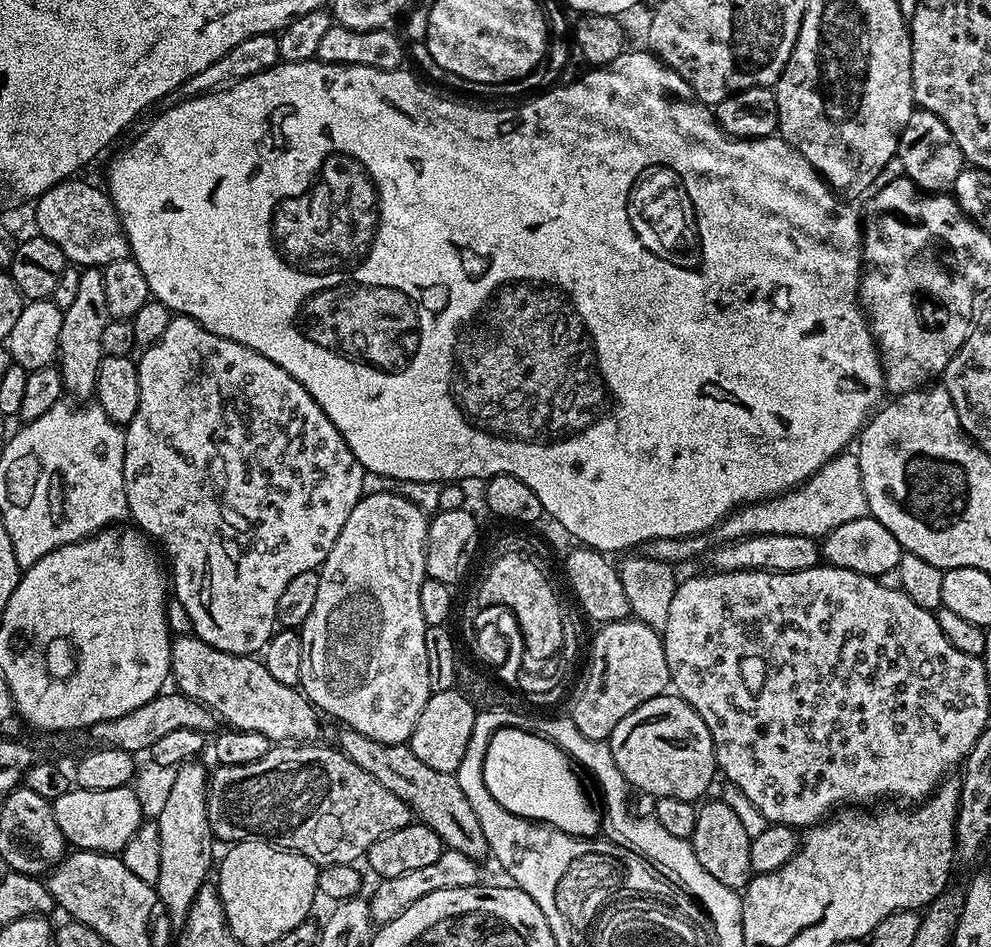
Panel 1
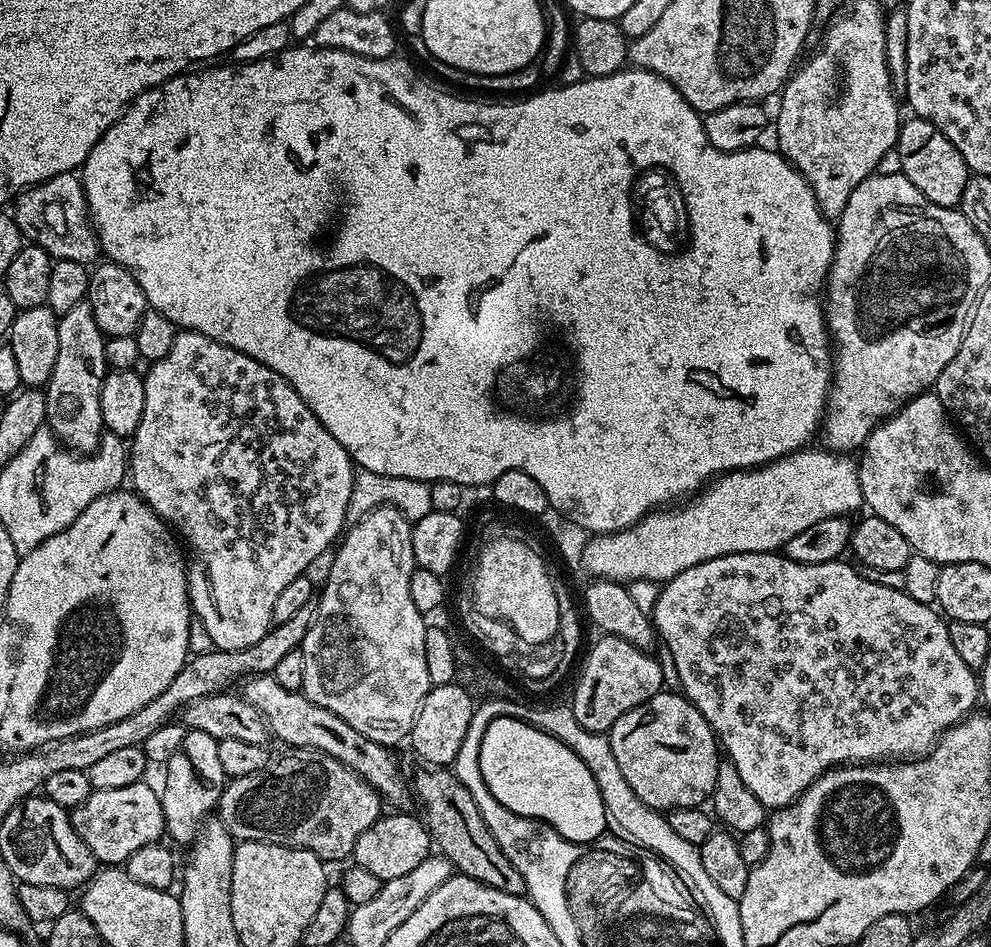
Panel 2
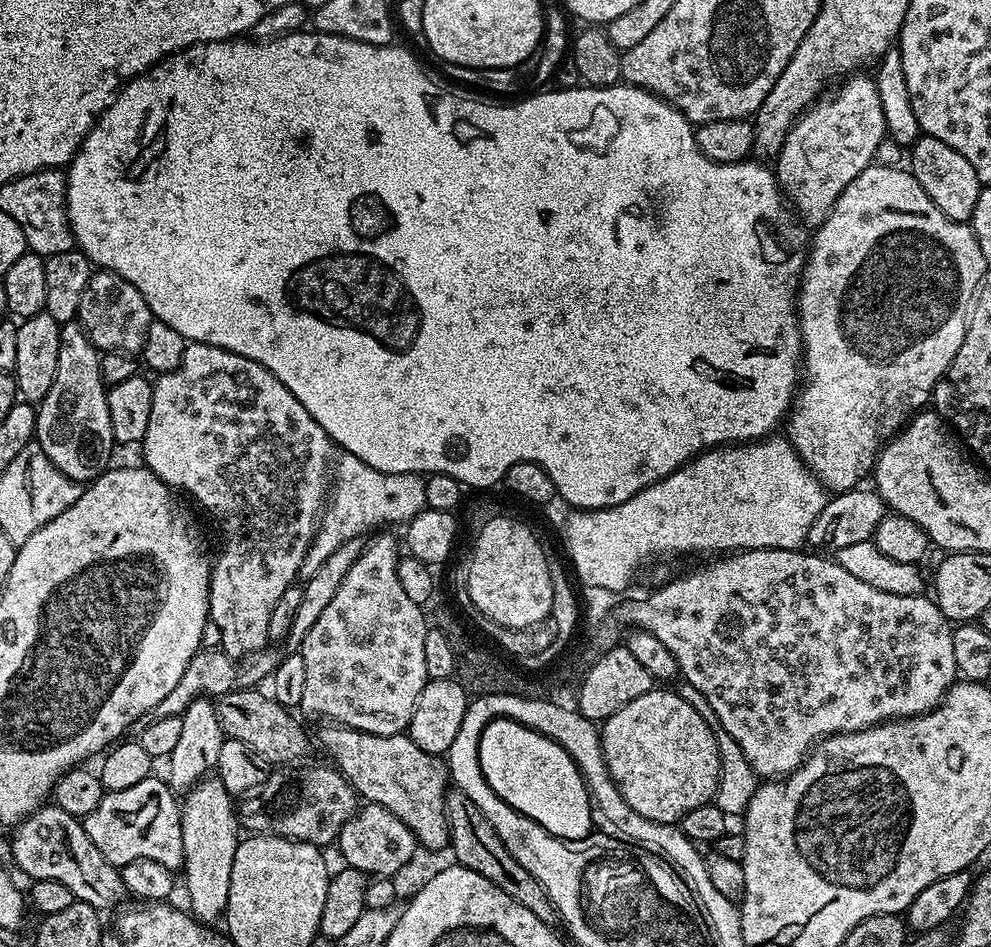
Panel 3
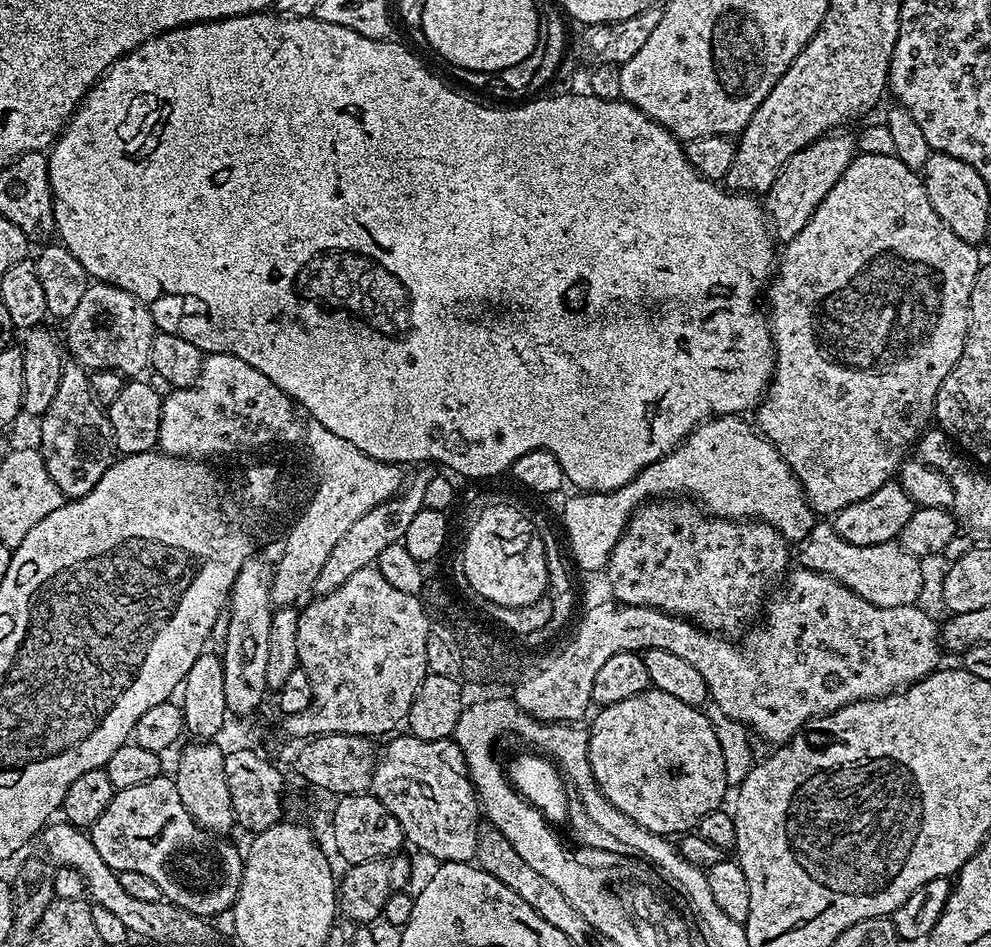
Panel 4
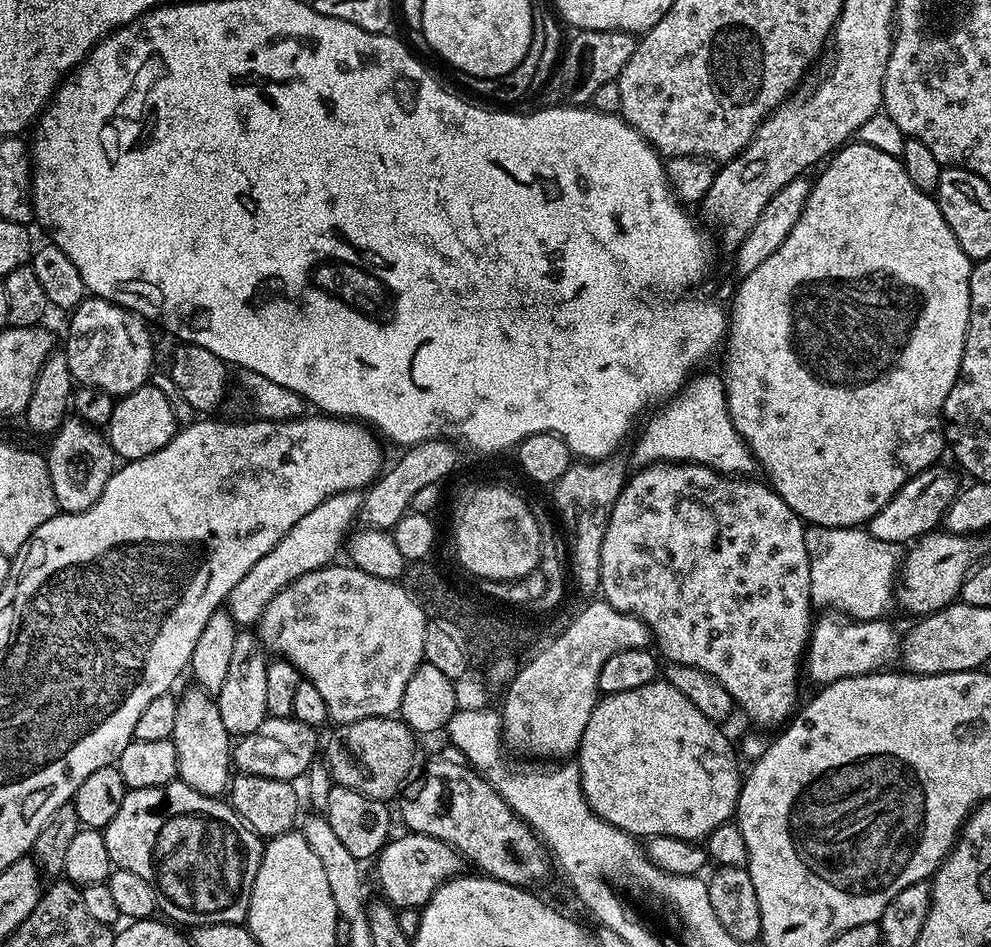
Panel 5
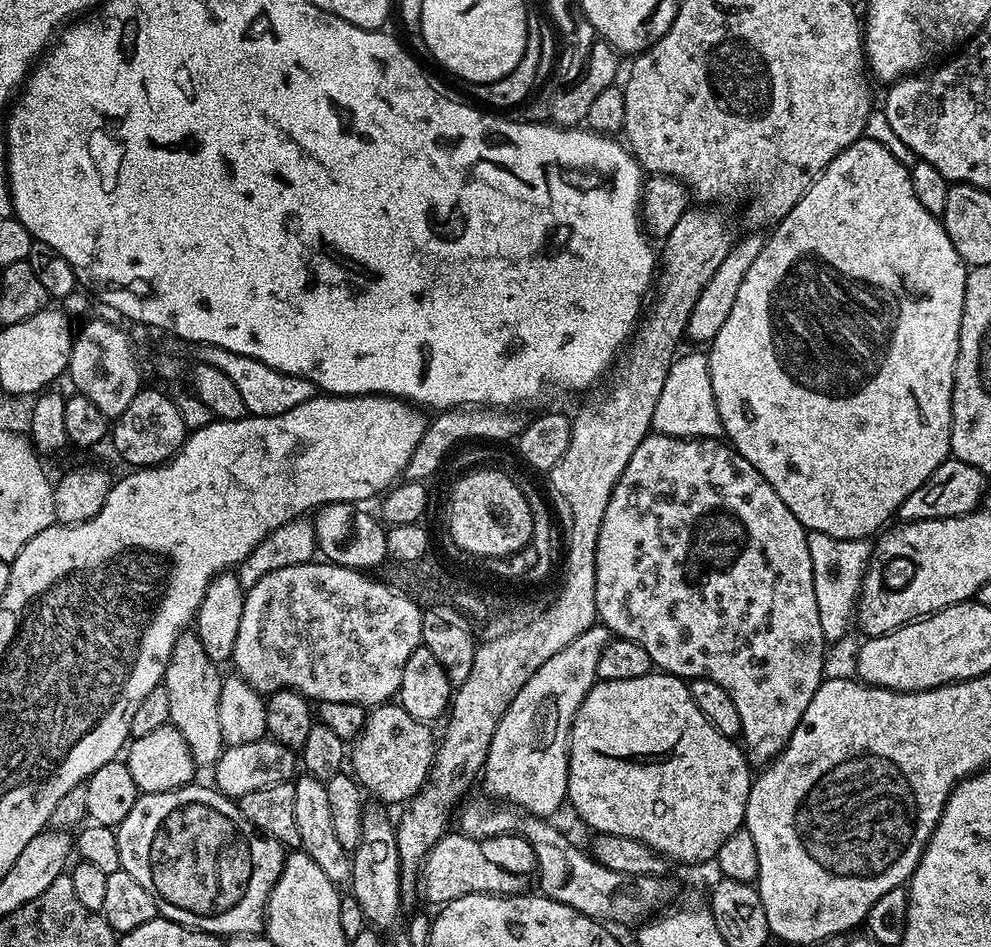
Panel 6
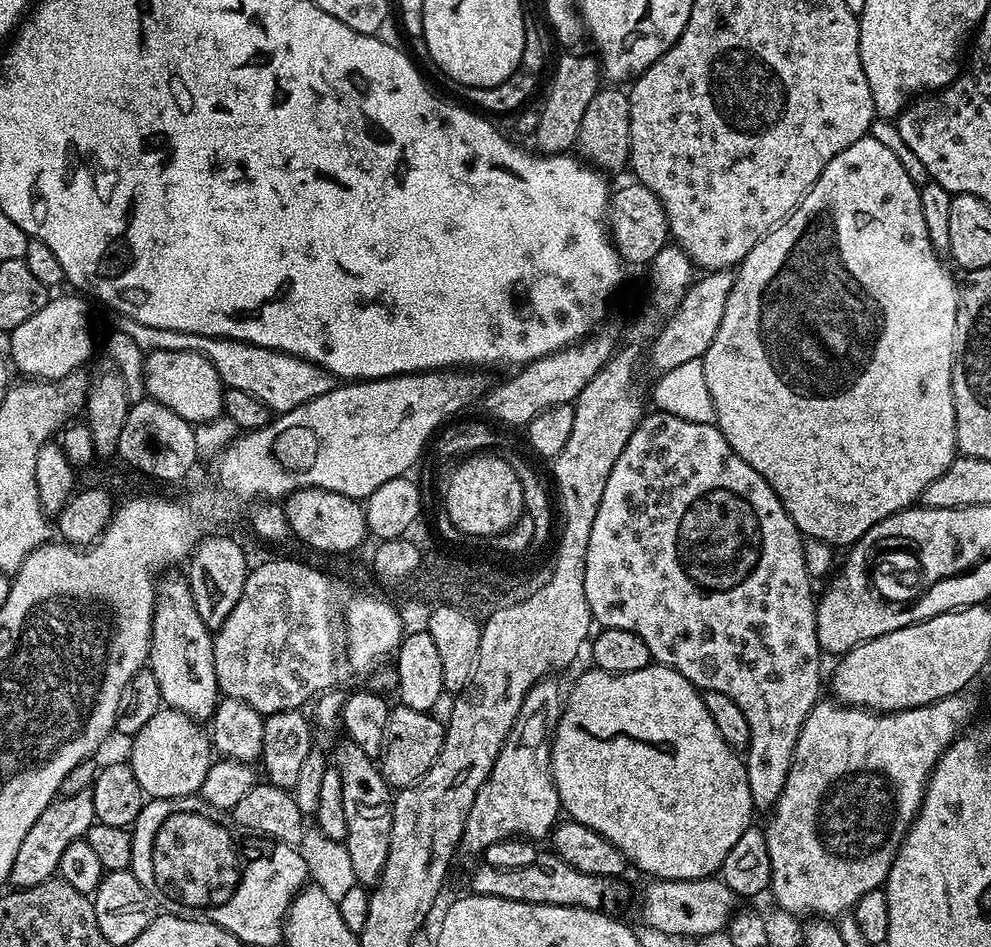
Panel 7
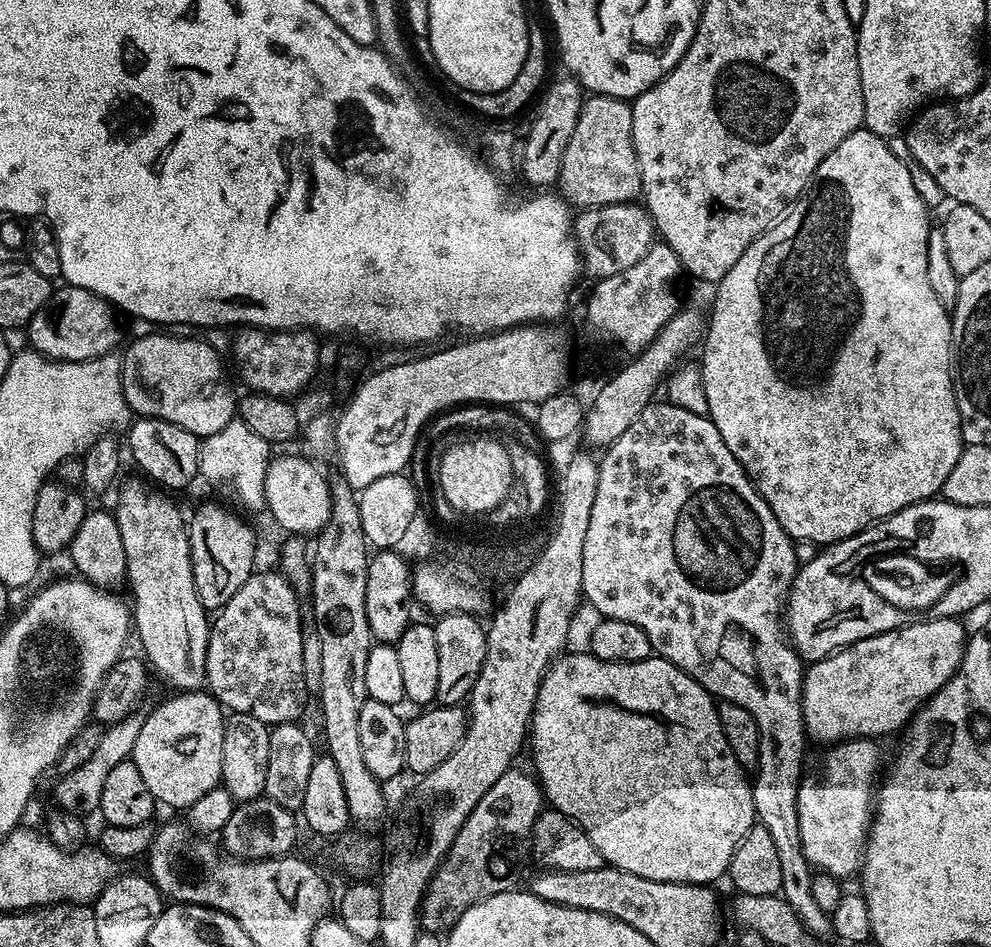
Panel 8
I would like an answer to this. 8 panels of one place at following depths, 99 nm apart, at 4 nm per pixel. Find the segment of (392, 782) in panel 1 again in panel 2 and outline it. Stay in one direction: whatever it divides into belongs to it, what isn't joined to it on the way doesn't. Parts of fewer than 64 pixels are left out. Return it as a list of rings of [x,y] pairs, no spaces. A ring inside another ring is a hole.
[[[421,768],[412,778],[414,800],[420,803],[424,825],[432,835],[432,843],[439,855],[445,856],[459,875],[469,876],[494,890],[502,890],[502,894],[524,896],[526,882],[518,870],[514,870],[514,862],[502,854],[502,846],[490,834],[490,826],[482,818],[482,810],[478,810],[478,802],[474,802],[474,794],[466,788],[460,779],[448,768]]]

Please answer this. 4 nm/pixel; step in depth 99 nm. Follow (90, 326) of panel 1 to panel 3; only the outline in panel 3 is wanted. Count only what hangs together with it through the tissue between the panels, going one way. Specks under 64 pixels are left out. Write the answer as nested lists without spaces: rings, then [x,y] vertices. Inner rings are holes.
[[[79,322],[62,324],[58,342],[58,370],[54,370],[54,383],[50,386],[46,398],[42,398],[36,408],[35,443],[46,454],[46,458],[50,458],[50,462],[58,466],[62,474],[66,474],[66,478],[81,486],[97,480],[113,463],[114,441],[110,430],[108,388],[100,373],[100,357],[101,353],[90,342]]]

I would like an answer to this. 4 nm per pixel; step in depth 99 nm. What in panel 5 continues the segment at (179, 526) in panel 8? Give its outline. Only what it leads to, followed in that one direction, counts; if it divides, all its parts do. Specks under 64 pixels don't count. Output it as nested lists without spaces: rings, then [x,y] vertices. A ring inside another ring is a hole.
[[[199,686],[191,687],[184,693],[179,693],[176,701],[178,714],[174,721],[174,734],[171,742],[178,754],[178,776],[186,786],[207,796],[220,798],[230,788],[228,768],[233,767],[233,745],[230,743],[226,725],[222,723],[222,714],[218,714],[218,706],[213,693]]]

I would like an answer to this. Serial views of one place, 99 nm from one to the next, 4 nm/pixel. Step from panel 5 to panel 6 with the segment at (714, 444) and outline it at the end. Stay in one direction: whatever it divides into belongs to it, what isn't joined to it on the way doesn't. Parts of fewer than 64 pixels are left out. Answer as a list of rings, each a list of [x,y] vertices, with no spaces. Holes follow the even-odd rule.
[[[703,351],[688,352],[685,356],[683,353],[673,360],[670,374],[666,374],[666,382],[662,386],[662,394],[658,394],[658,406],[654,406],[652,432],[662,436],[677,436],[683,440],[714,440],[721,435],[720,415],[708,373],[708,357]]]

